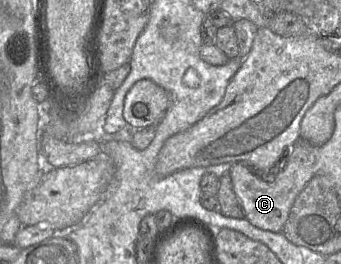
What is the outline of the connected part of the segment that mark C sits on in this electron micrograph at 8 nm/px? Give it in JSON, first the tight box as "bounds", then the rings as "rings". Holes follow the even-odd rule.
{"bounds":[229,140,317,232],"rings":[[[298,140],[281,157],[280,171],[275,179],[264,179],[262,172],[256,172],[250,167],[234,163],[231,165],[229,175],[232,179],[233,190],[239,199],[245,218],[255,227],[271,232],[282,232],[288,218],[290,209],[306,184],[317,174],[316,149],[305,140]],[[285,159],[281,166],[281,161]]]}

